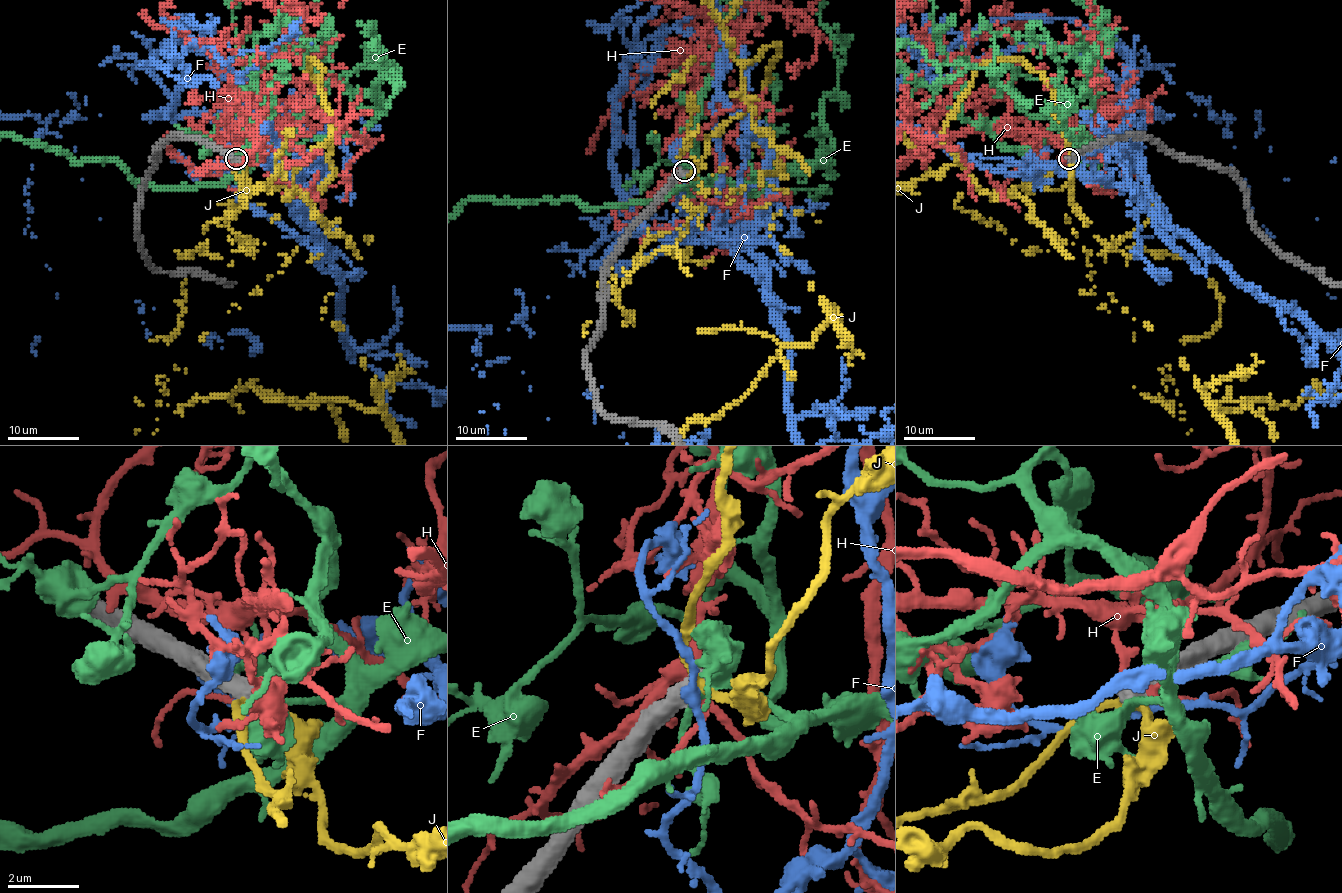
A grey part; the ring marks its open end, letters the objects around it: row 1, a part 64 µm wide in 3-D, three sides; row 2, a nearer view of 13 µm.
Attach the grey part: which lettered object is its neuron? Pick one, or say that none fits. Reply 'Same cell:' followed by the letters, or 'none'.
Same cell: none

